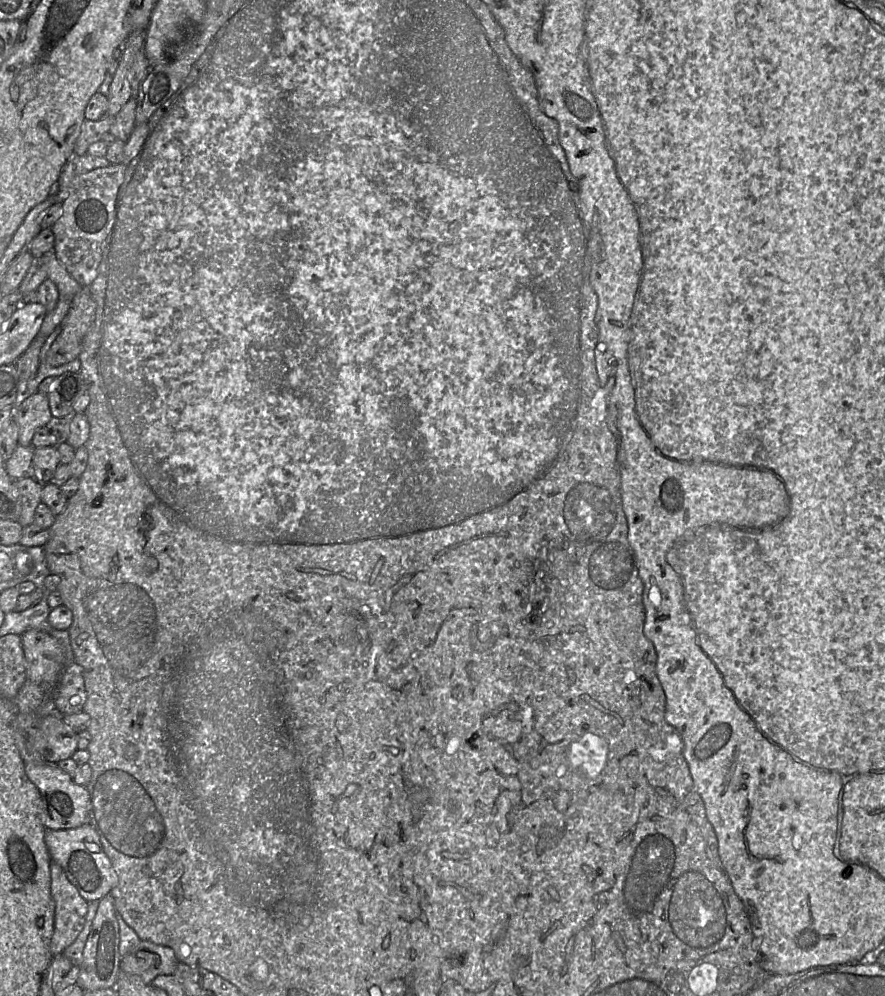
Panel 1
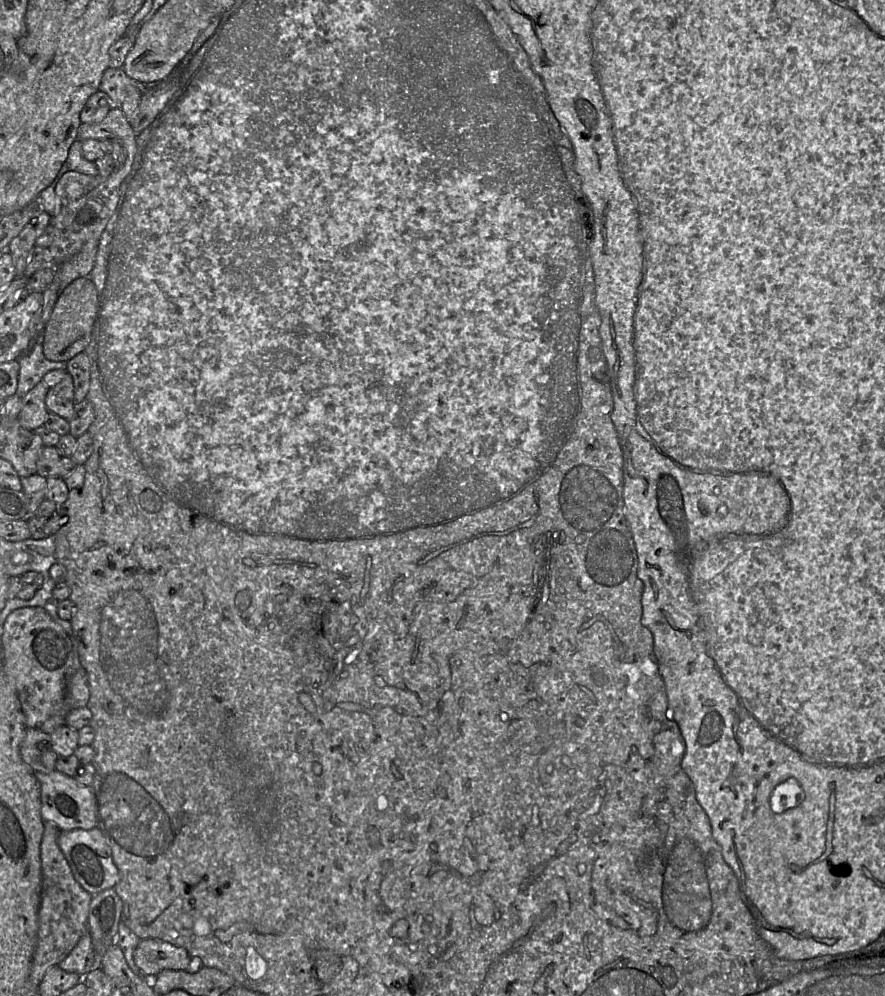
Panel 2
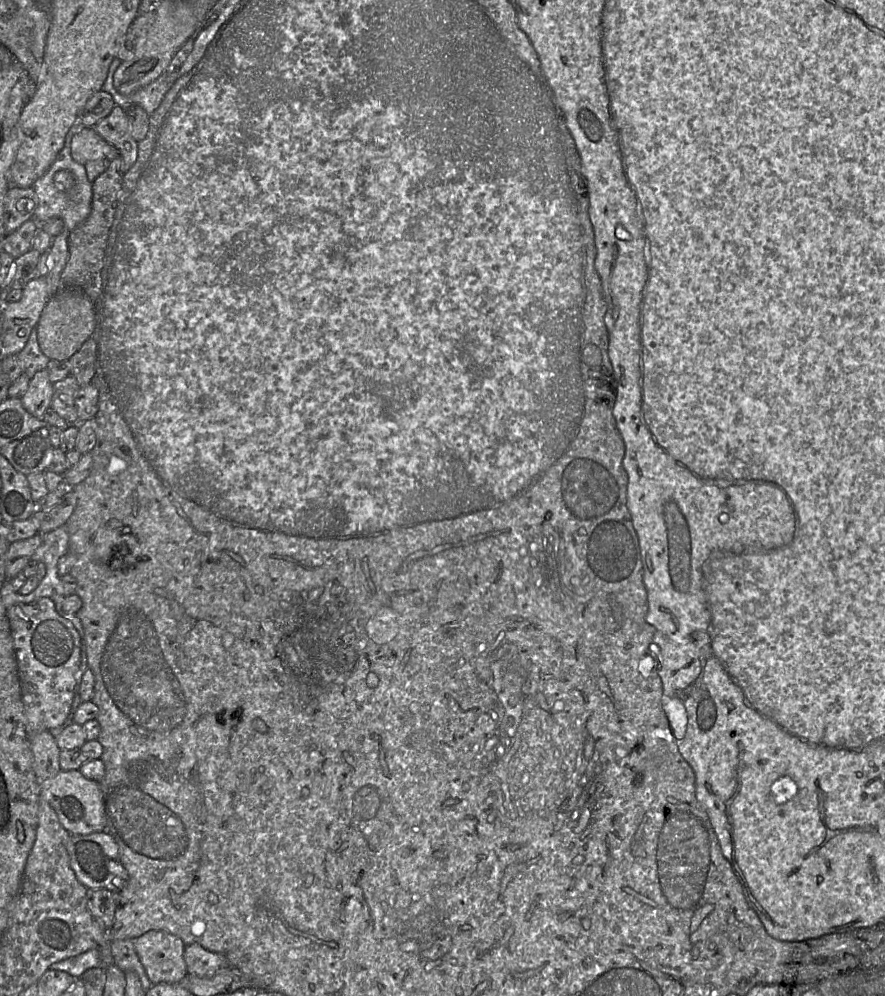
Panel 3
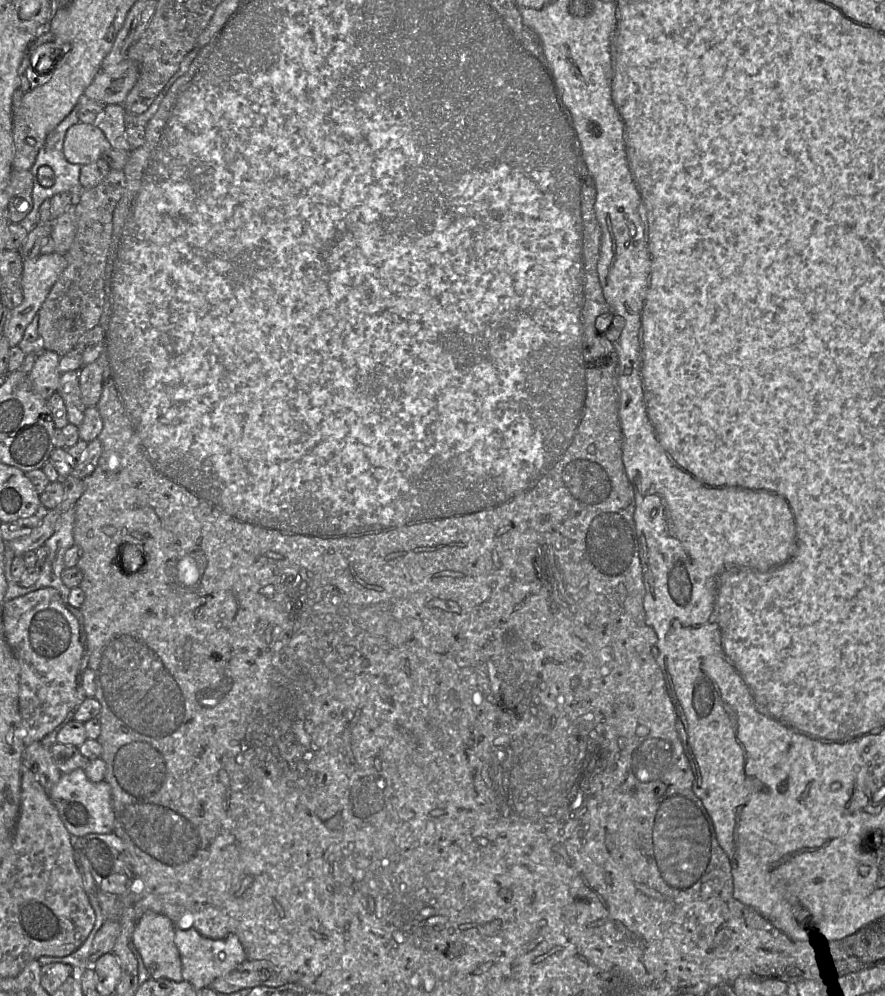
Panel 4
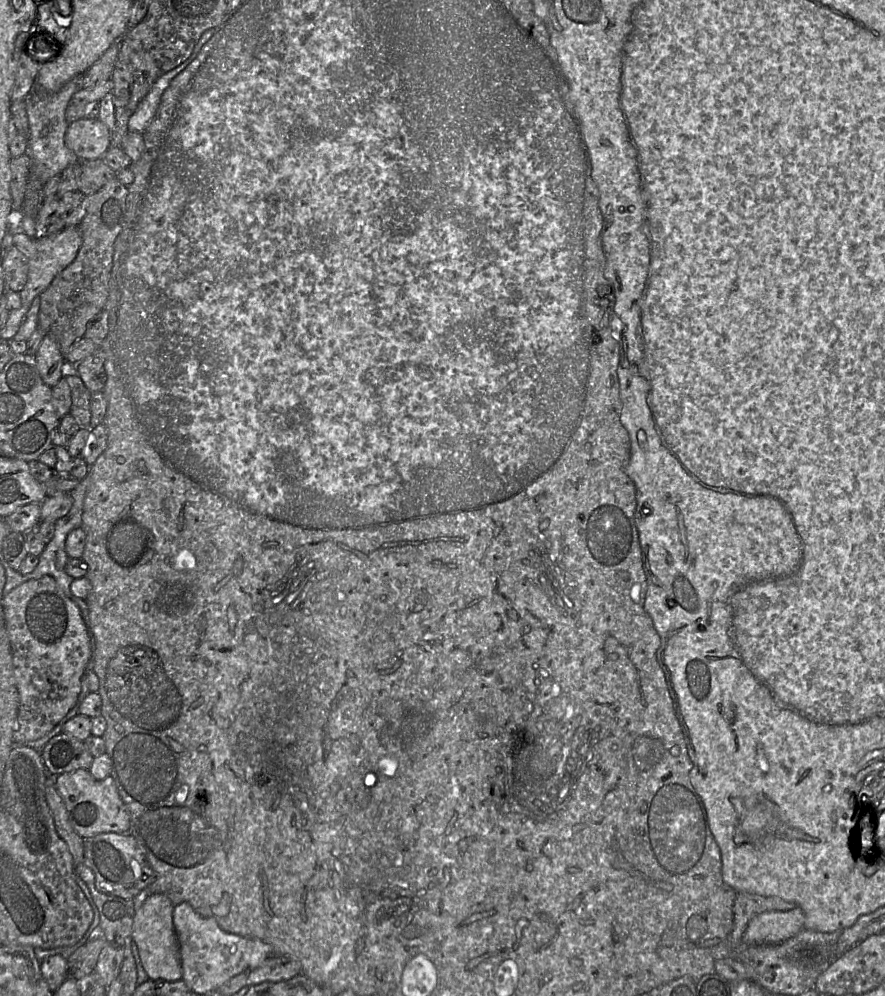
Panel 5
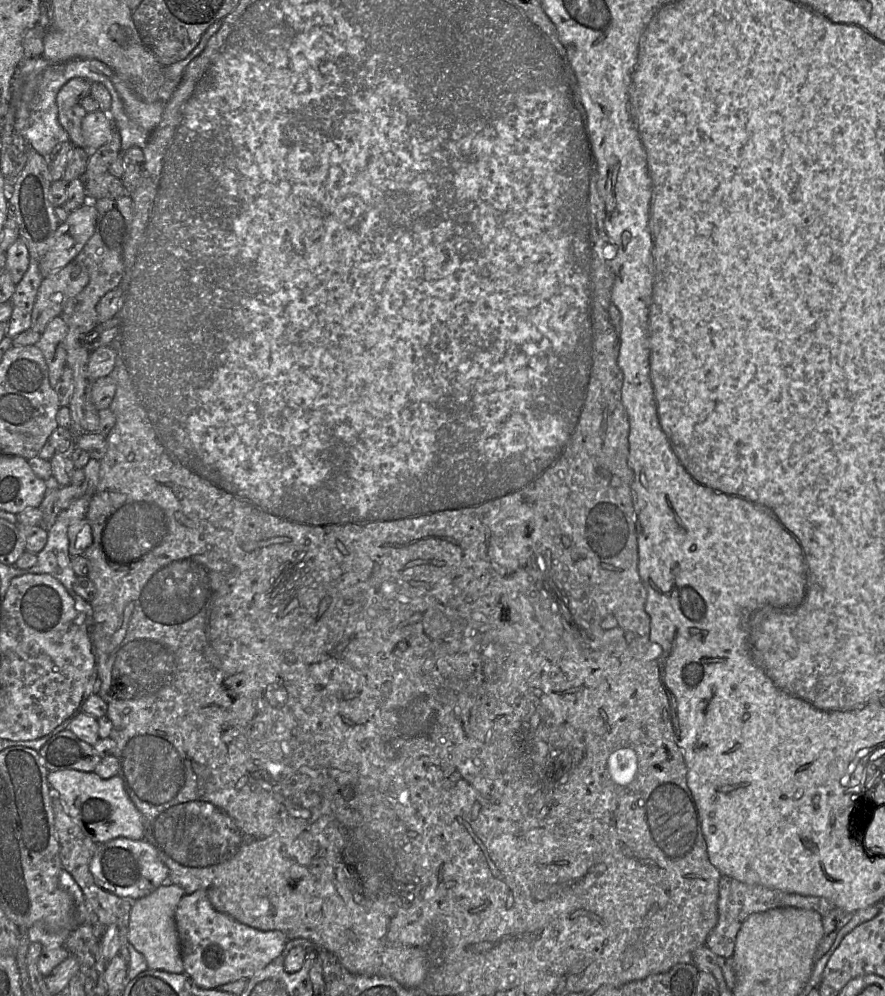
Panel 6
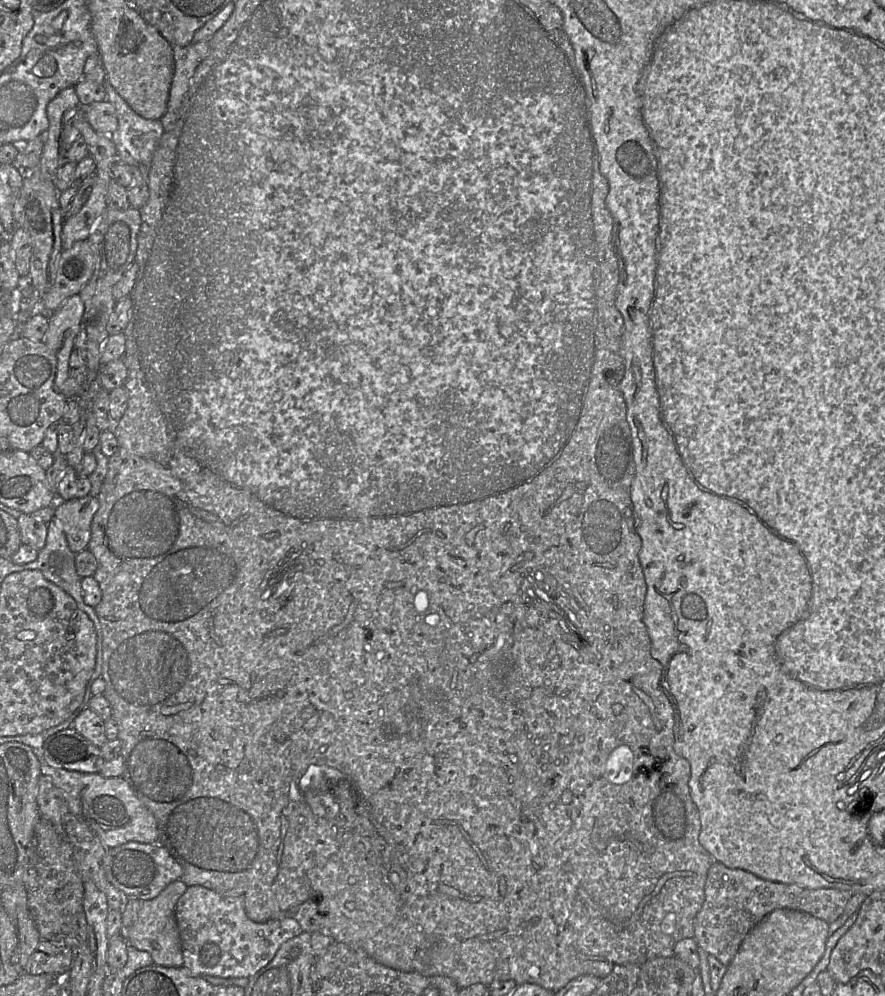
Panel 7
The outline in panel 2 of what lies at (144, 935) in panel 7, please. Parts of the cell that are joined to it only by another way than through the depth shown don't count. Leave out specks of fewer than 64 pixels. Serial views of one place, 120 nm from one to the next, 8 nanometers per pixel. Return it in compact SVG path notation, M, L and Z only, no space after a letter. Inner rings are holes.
M157 939L140 940L133 959L147 980L165 970L187 971L192 966L192 959L184 948Z

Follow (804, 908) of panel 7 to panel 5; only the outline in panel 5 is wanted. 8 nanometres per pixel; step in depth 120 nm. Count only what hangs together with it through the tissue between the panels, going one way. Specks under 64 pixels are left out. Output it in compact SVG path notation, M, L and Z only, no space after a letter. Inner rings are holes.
M737 893L733 907L734 926L729 936L732 950L740 949L743 934L755 916L766 911L787 911L796 907L795 903L779 897Z

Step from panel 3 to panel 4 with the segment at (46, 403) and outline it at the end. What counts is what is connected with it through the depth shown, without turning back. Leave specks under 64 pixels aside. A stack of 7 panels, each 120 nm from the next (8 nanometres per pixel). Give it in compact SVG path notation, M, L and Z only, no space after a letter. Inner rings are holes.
M44 350L38 354L33 369L29 373L33 391L48 400L57 392L61 373L59 371L60 355Z

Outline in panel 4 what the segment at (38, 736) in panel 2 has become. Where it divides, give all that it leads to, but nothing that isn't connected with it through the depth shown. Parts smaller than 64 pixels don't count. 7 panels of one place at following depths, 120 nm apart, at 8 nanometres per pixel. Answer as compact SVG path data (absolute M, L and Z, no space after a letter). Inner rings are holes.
M33 743L24 750L24 763L36 775L37 781L49 795L51 788L59 781L62 773L55 765L50 748Z

